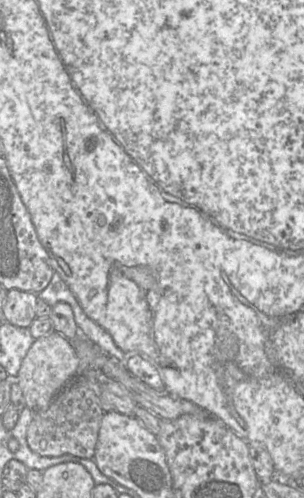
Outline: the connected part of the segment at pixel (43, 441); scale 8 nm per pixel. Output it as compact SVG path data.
M78 373L68 381L47 409L34 412L27 428L27 443L40 456L58 457L69 454L91 459L94 457L103 414L90 382L84 374Z

